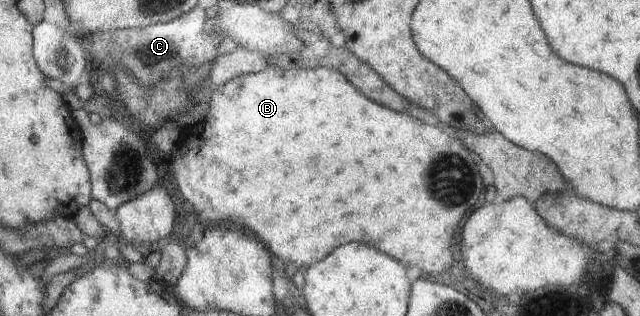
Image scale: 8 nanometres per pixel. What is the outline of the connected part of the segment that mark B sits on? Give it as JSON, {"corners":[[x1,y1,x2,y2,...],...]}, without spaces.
{"corners":[[270,65,264,71,241,75,224,85,212,87,208,111,204,119,198,123,198,133,206,139,184,139,182,145,177,145,169,157,173,182,178,186,177,193,182,197,185,209,193,213,196,221,195,230,200,233,198,227,212,225,212,223,232,223,232,225,244,227,256,233,258,237,262,237,262,241,270,249,274,247,274,255,278,255,286,263,298,265,298,269,302,271,314,263,324,261,338,245,346,241,364,241,366,245,372,245,374,249,380,249,382,253,388,253,390,257,396,257,396,261,404,265,416,265,424,273,440,273,450,267,452,235,460,219,464,217,464,213,470,209,472,203,476,203,483,187,480,176,476,172,476,163,470,152,464,149,460,140,448,137,440,127,426,124,406,113,394,113,382,105,372,103,360,91,352,87,344,74,326,66,286,69]]}

